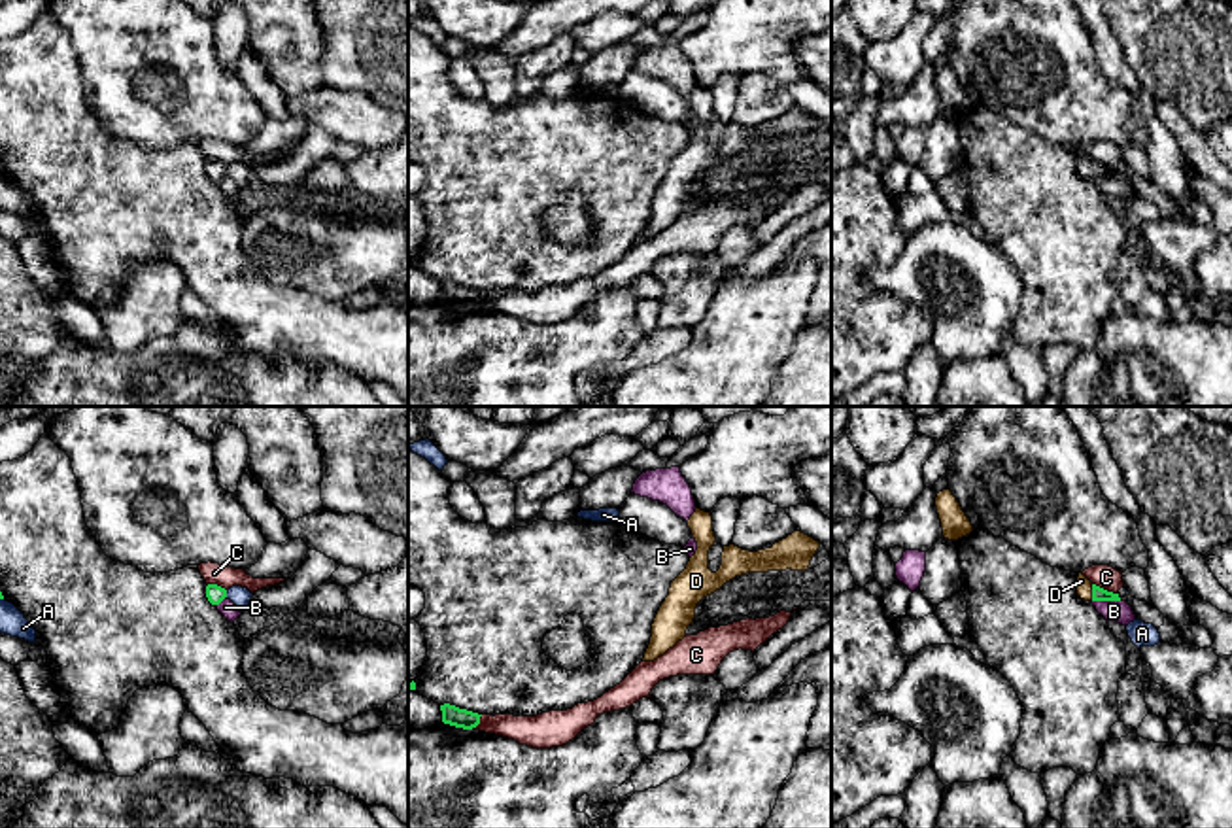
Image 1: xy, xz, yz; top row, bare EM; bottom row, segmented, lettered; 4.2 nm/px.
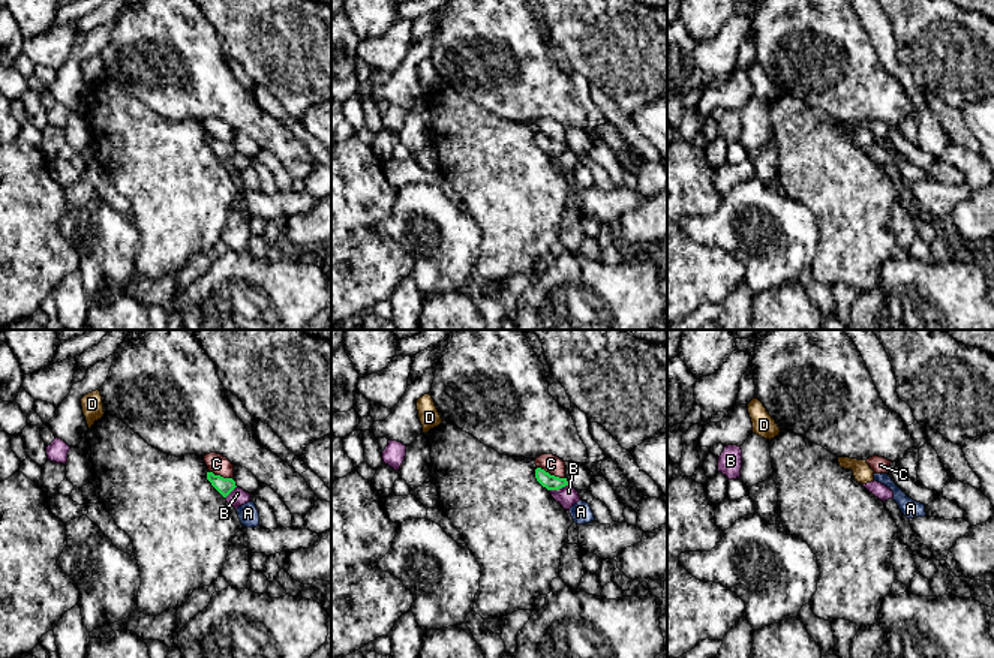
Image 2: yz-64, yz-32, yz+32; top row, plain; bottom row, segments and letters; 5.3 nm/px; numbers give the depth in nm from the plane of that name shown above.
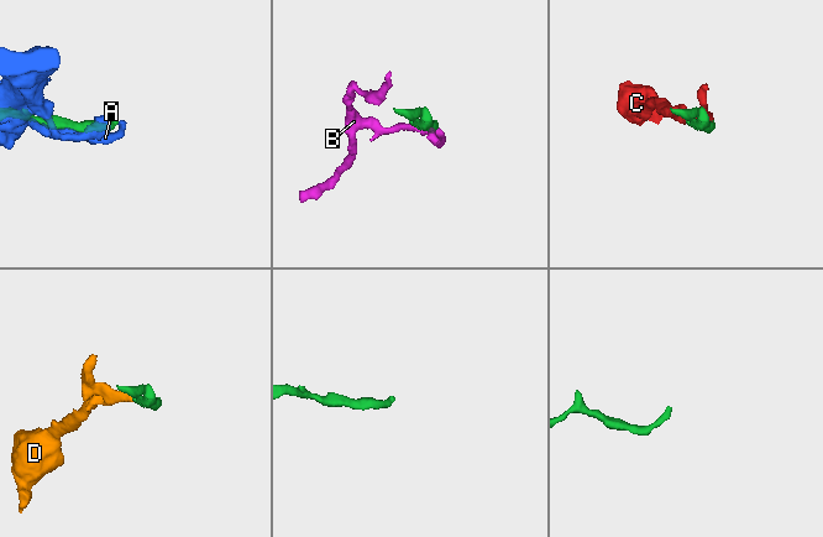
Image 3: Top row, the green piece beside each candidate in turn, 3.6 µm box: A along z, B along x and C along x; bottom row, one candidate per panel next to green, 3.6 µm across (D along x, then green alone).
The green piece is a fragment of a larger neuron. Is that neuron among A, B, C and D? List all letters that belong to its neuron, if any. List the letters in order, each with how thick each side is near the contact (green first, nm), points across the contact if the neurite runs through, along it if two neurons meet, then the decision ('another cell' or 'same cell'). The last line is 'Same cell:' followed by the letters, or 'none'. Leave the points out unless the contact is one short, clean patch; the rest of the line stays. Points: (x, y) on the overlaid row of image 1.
A: 80 nm thick on the green side, 80 nm on the other; another cell
B: 60 nm thick on the green side, 100 nm on the other; border along yz (1093, 600), (1119, 602); another cell
C: 60 nm thick on the green side, 100 nm on the other; another cell
D: 60 nm thick on the green side, 60 nm on the other; runs through yz (1098, 594), (1093, 592), (1083, 585); same cell
Same cell: D

